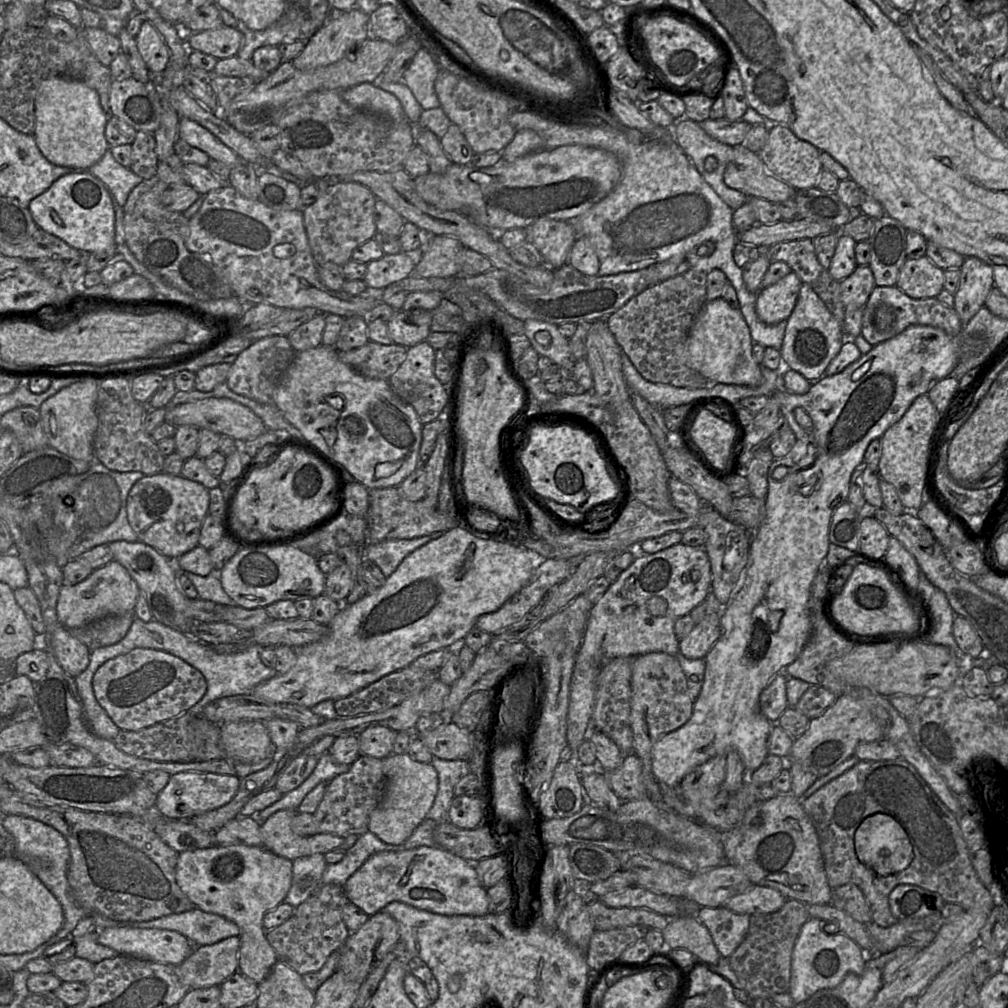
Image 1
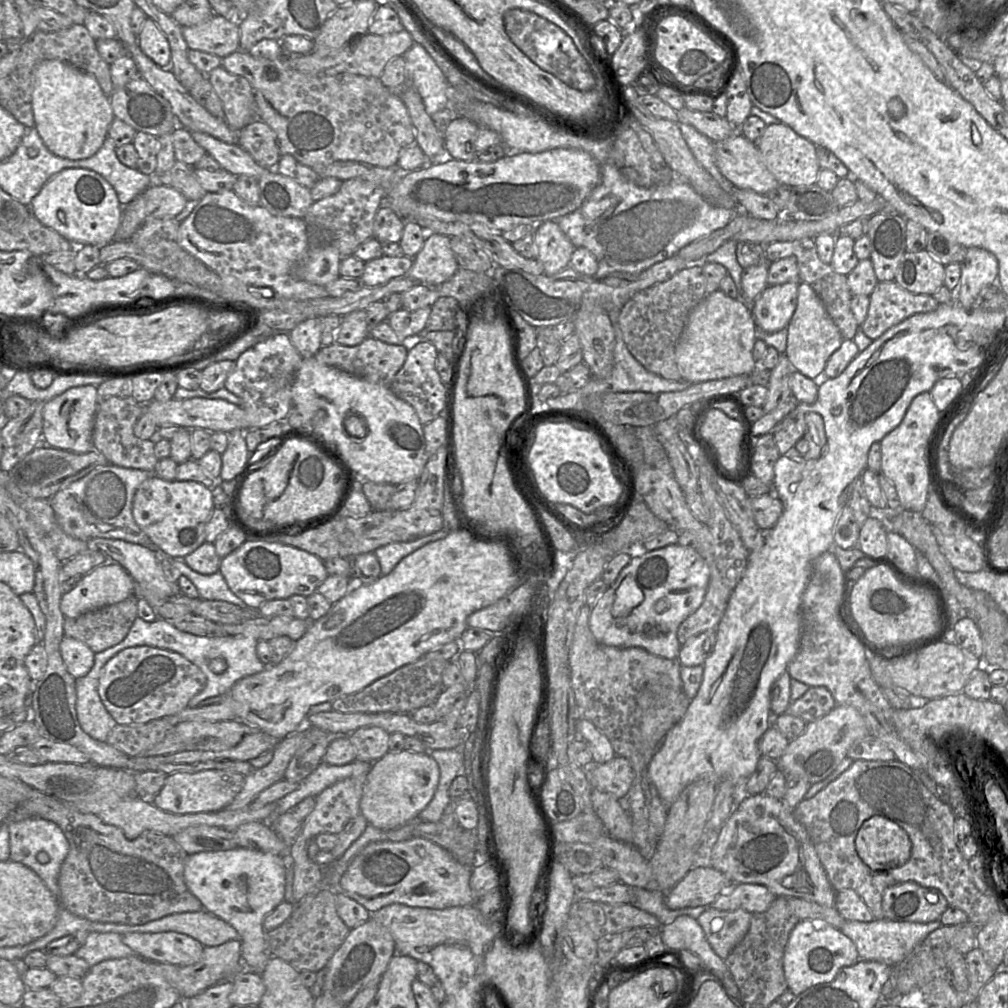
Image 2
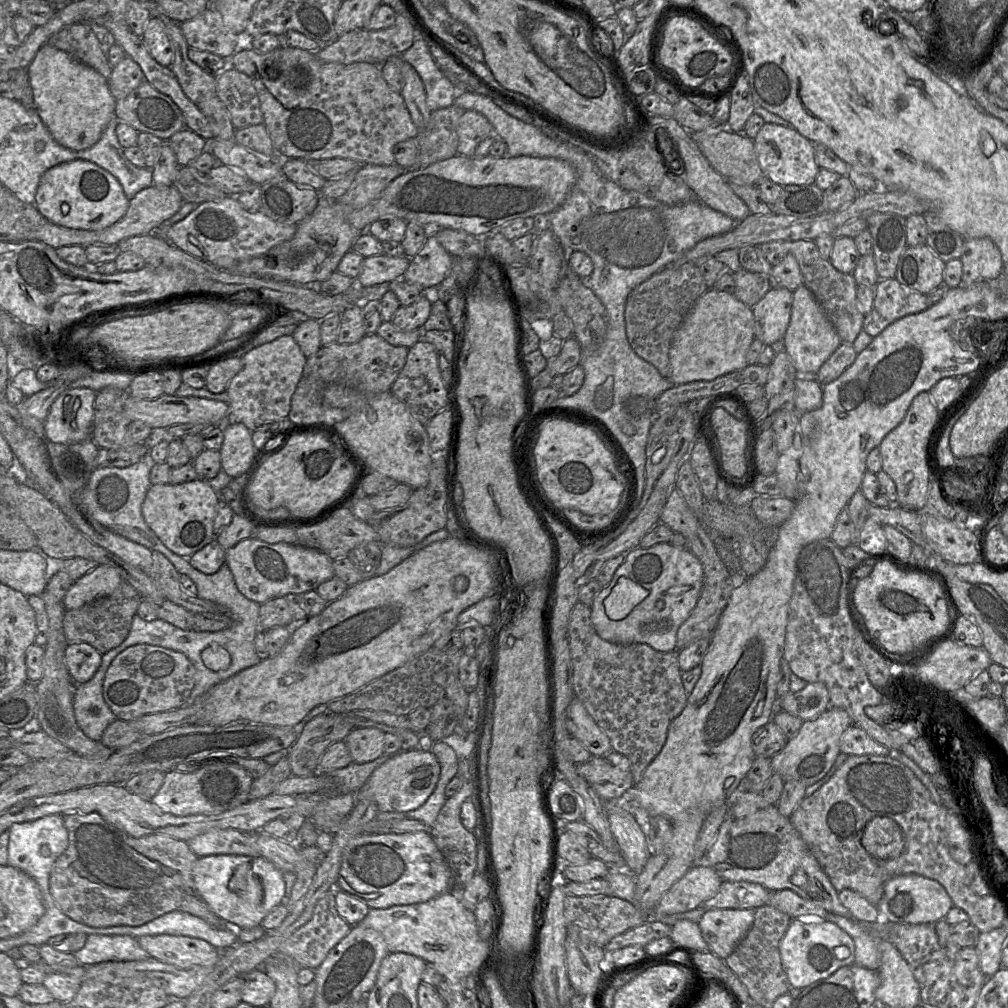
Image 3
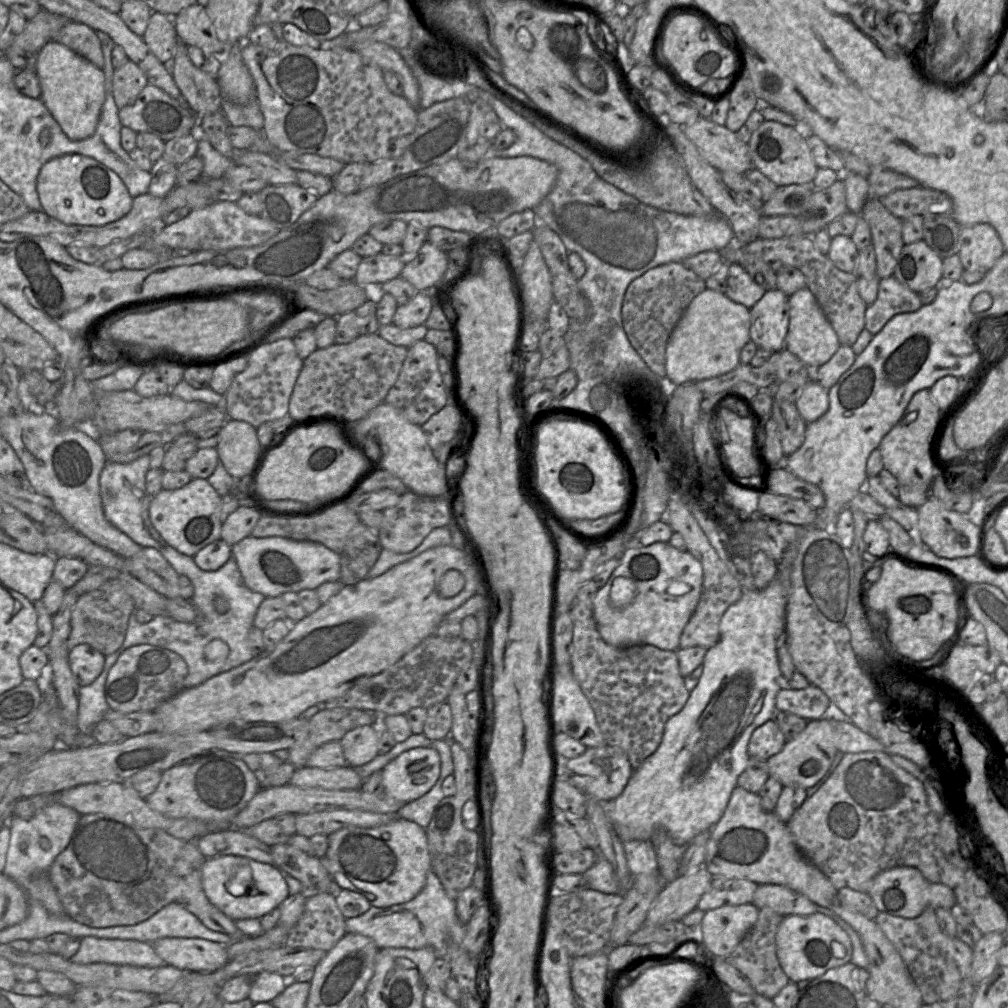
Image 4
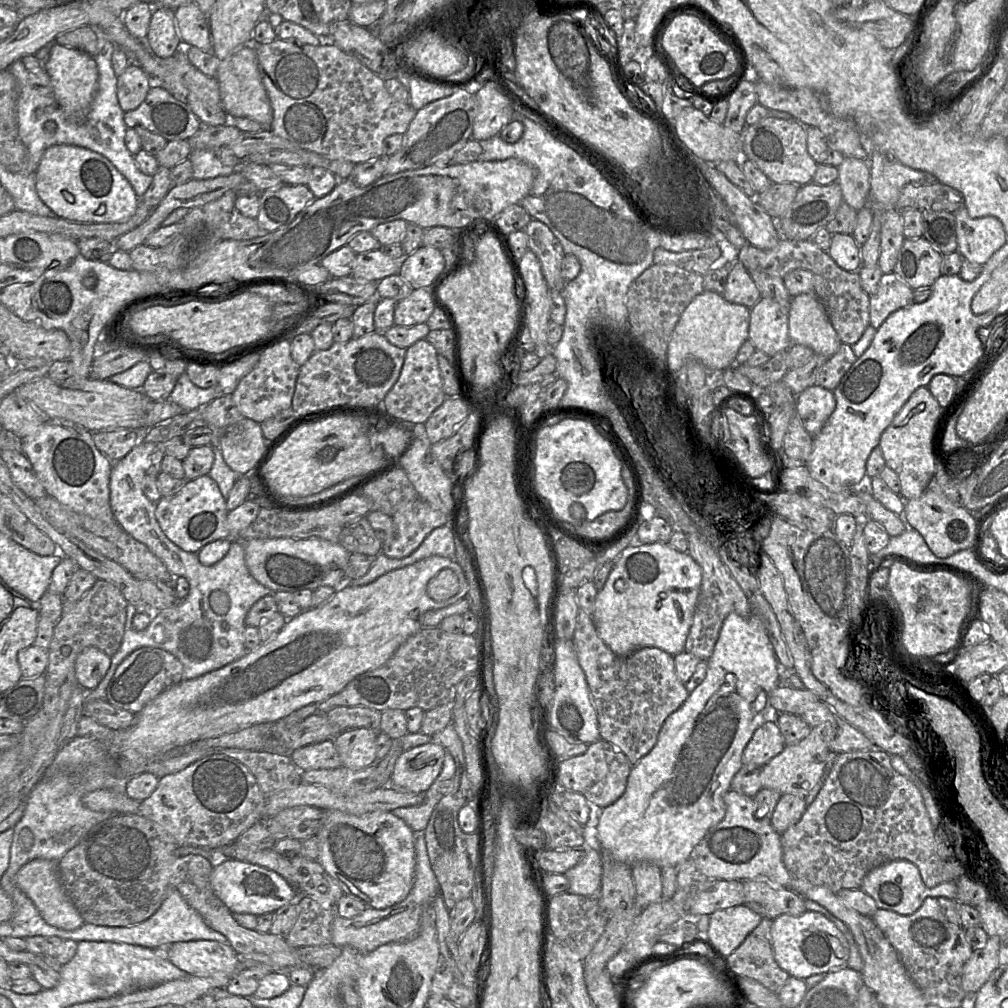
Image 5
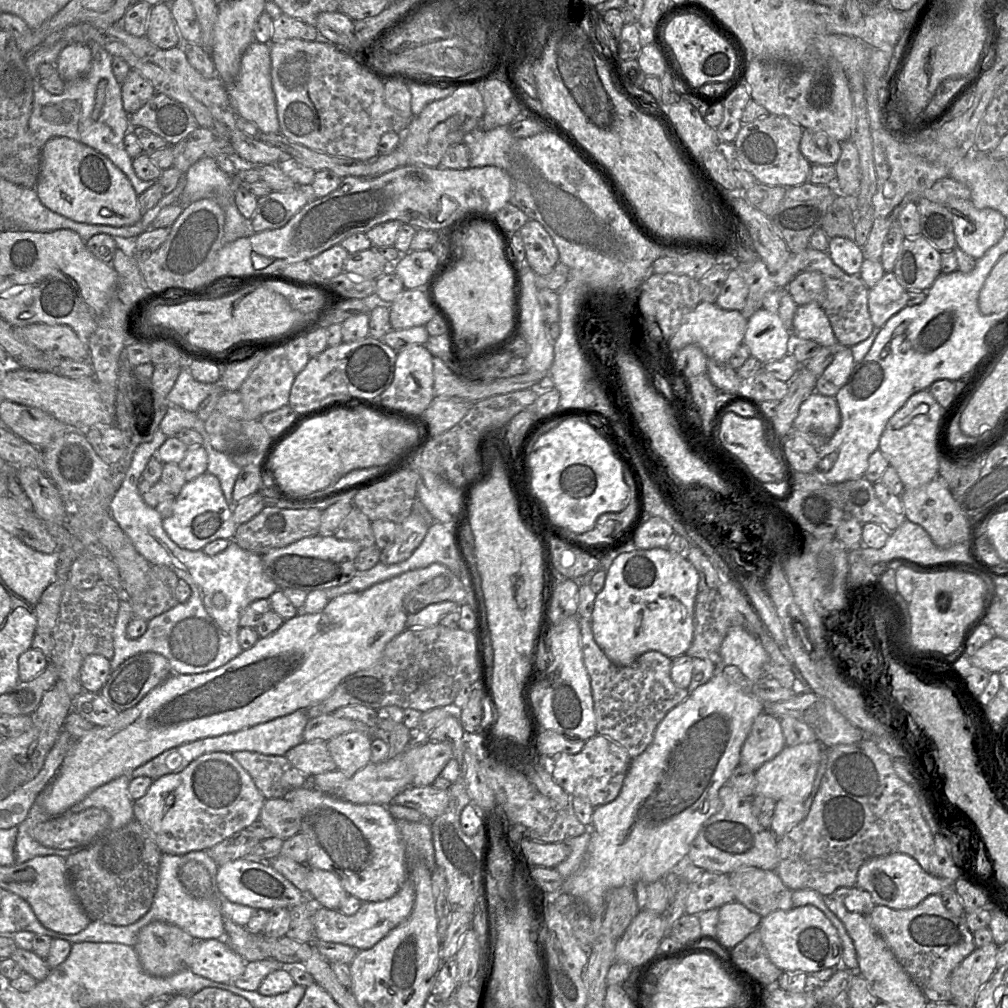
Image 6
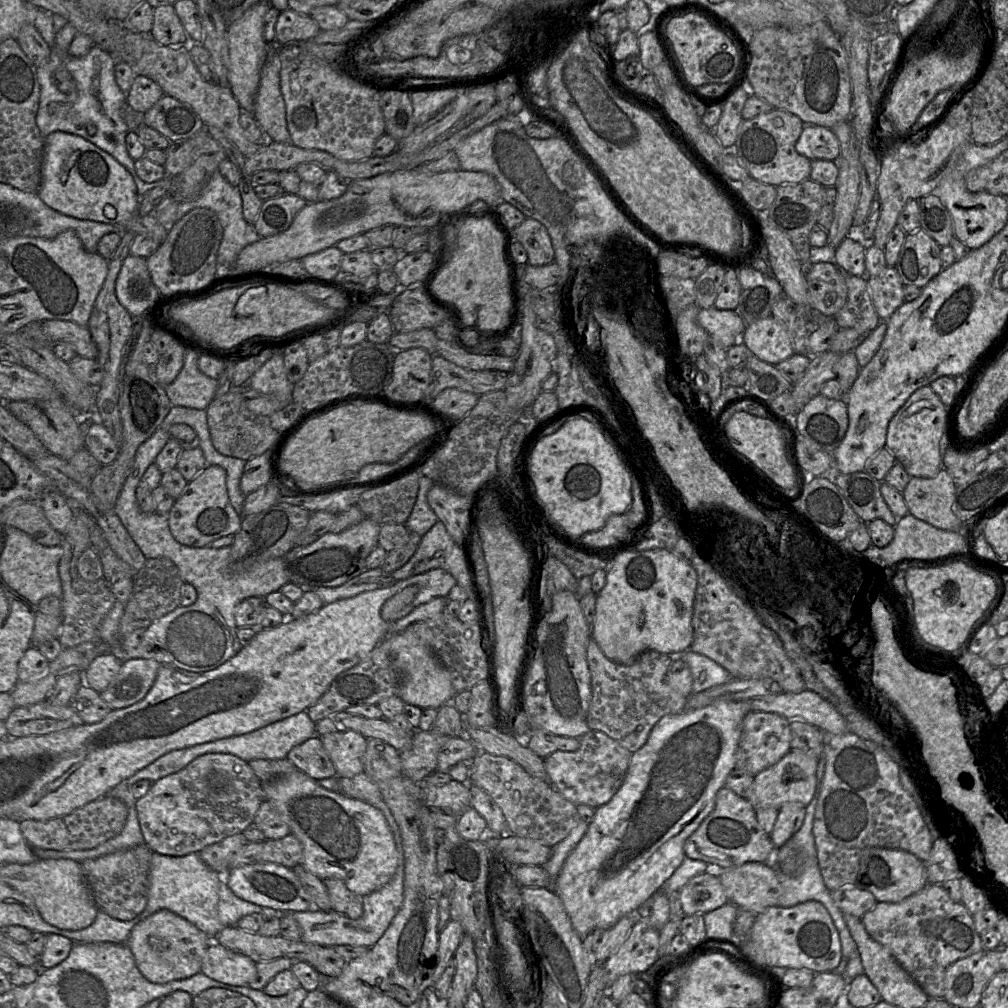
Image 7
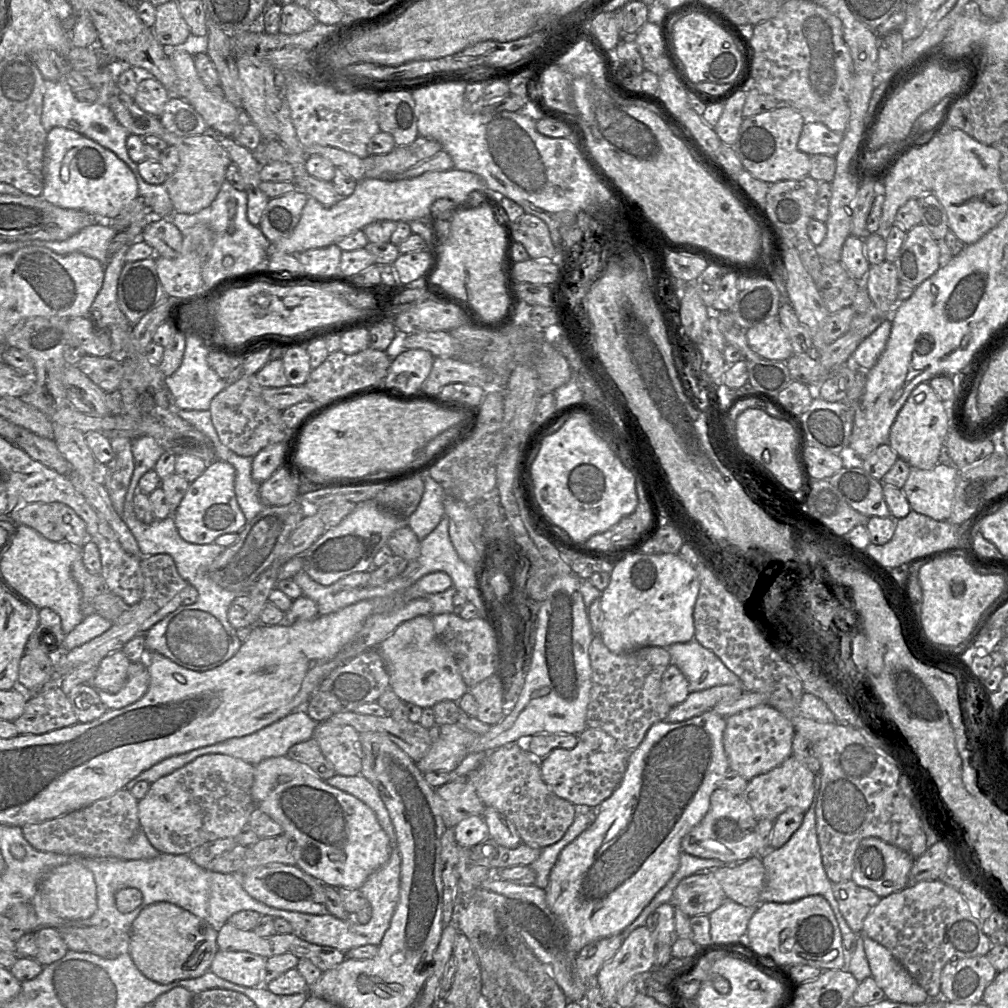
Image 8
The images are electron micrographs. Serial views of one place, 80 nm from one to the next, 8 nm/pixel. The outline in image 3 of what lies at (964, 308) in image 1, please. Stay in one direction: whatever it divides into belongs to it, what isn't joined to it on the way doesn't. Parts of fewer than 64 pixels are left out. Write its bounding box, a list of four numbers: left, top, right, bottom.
[962,237,1003,285]

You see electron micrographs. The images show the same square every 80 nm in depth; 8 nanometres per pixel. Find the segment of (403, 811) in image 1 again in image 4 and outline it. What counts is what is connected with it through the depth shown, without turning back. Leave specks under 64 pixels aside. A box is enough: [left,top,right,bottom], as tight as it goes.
[382,747,440,804]

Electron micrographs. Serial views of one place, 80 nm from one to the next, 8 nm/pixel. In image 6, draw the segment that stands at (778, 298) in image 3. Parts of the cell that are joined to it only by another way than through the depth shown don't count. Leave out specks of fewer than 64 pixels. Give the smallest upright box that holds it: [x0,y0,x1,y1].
[743,308,793,364]

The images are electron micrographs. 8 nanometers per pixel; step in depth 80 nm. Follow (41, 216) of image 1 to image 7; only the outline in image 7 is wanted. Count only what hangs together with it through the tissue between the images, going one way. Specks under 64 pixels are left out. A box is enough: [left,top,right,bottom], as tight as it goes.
[38,131,168,245]

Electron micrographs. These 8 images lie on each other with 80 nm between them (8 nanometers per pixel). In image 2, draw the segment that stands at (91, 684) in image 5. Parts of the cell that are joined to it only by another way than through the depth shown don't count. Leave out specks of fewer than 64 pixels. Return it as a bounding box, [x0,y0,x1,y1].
[60,635,95,679]

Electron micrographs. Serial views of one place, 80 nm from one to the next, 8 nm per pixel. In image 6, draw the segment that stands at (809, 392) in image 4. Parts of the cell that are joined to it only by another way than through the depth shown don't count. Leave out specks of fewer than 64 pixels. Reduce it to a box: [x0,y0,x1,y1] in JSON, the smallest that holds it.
[793,392,841,448]

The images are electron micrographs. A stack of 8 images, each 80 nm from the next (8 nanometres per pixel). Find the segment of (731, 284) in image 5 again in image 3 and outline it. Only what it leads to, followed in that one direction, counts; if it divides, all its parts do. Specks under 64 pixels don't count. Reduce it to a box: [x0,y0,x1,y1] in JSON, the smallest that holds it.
[733,268,772,308]

